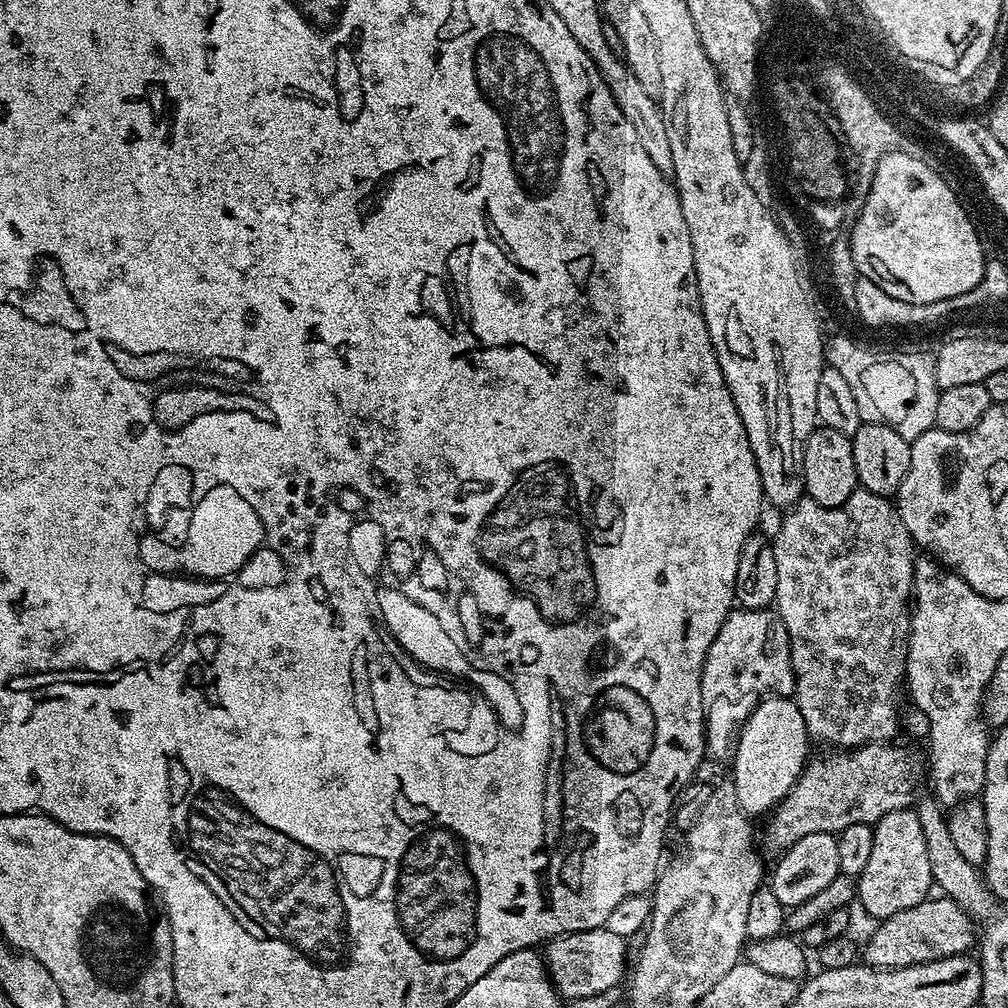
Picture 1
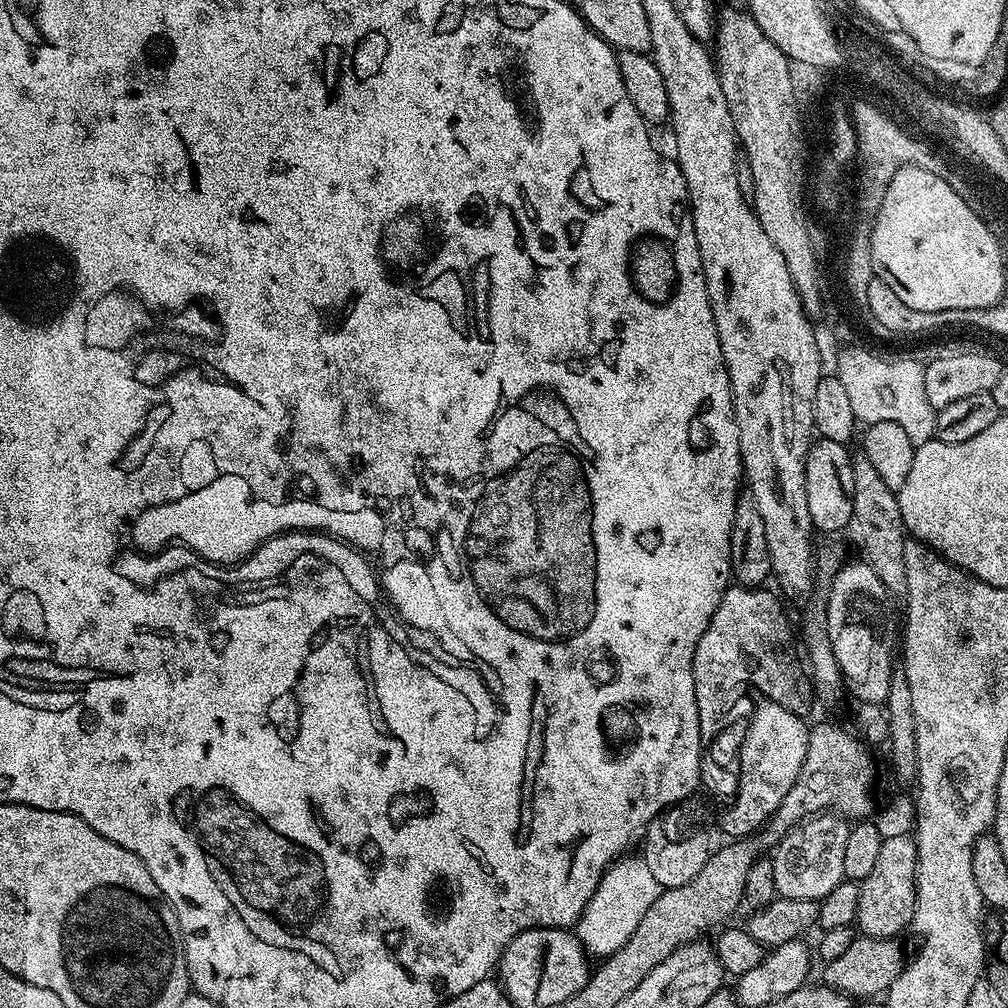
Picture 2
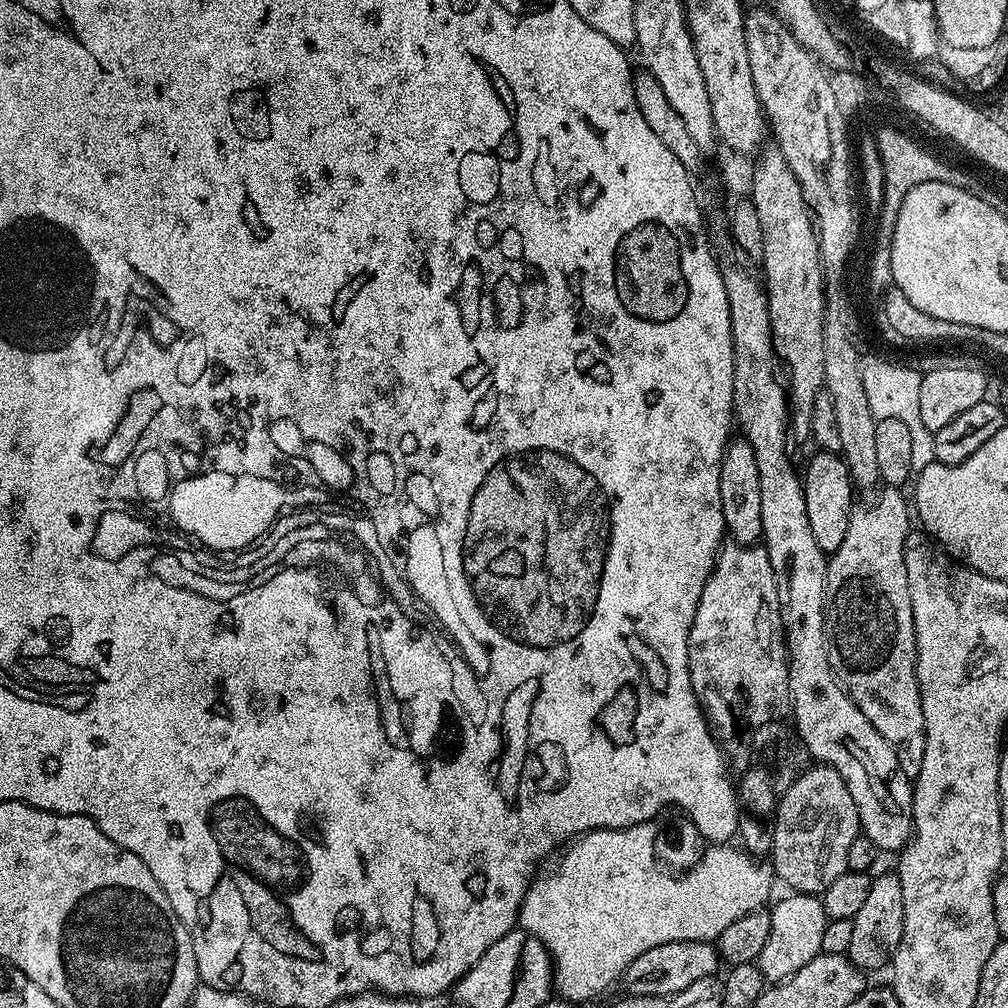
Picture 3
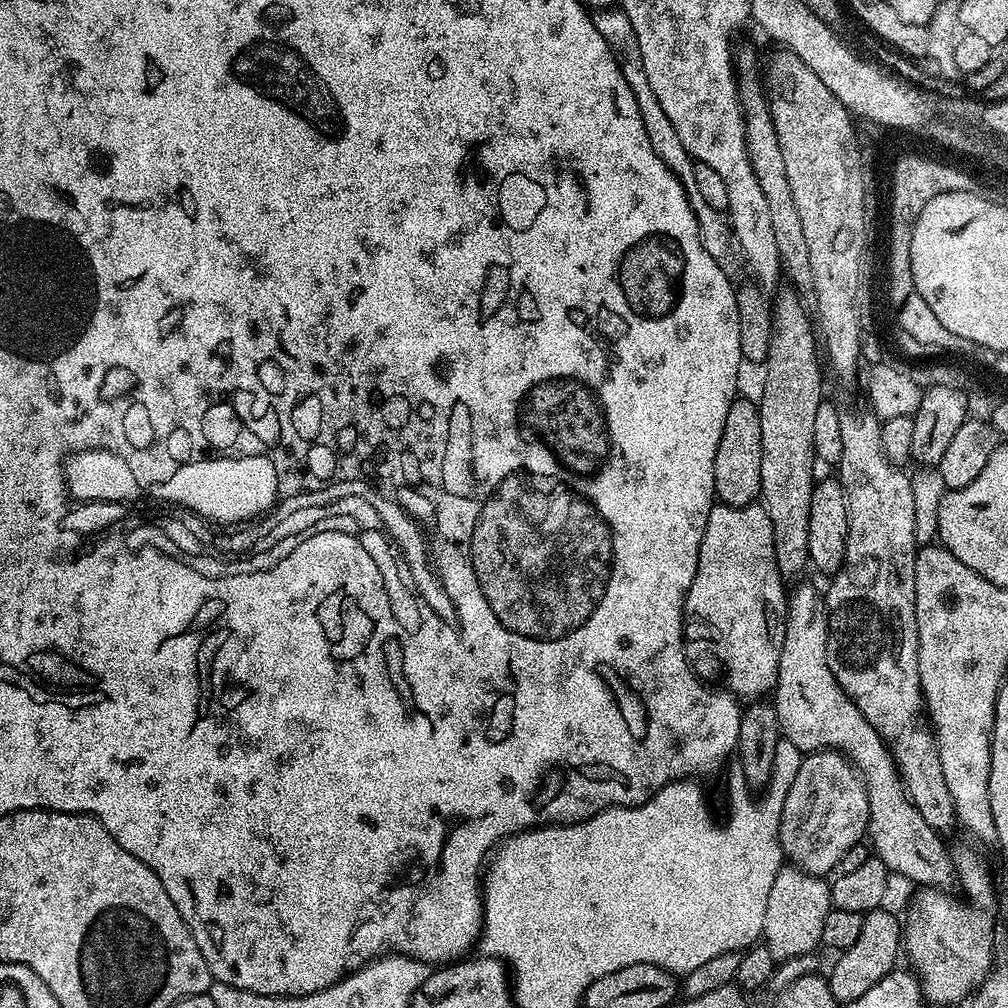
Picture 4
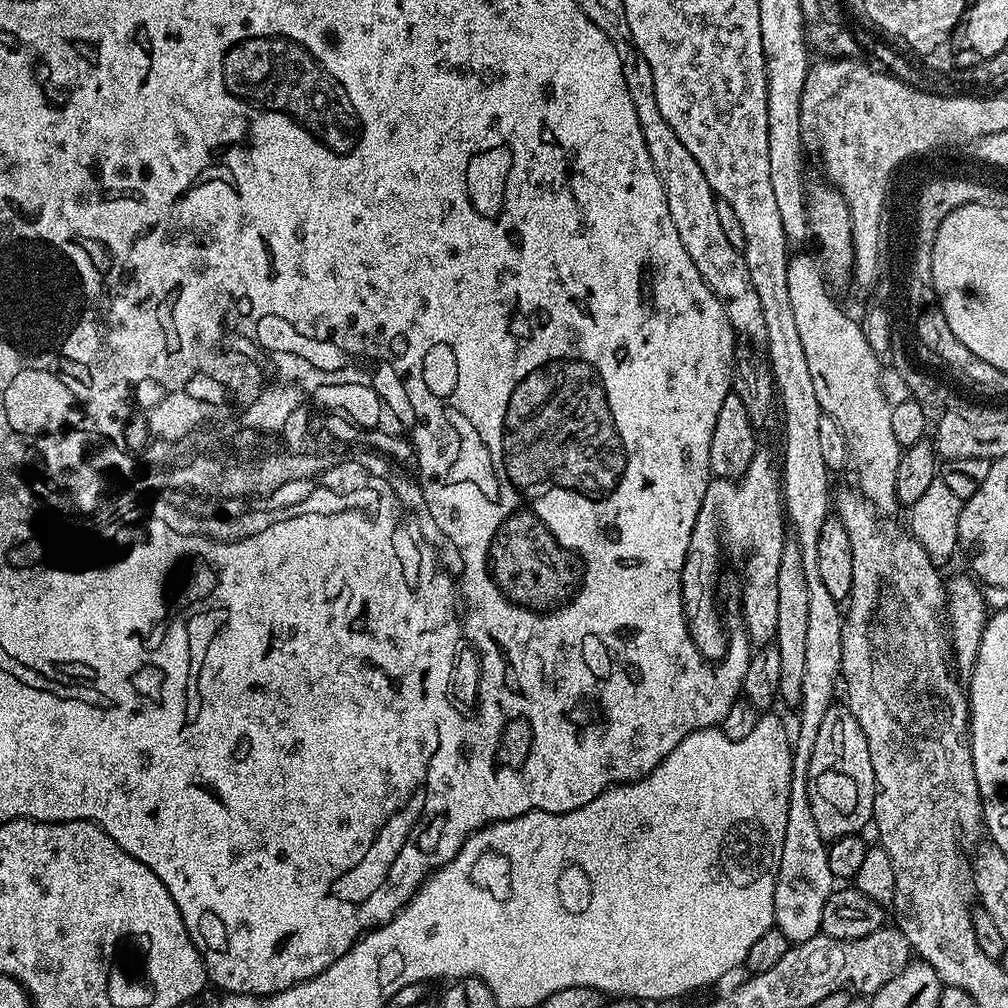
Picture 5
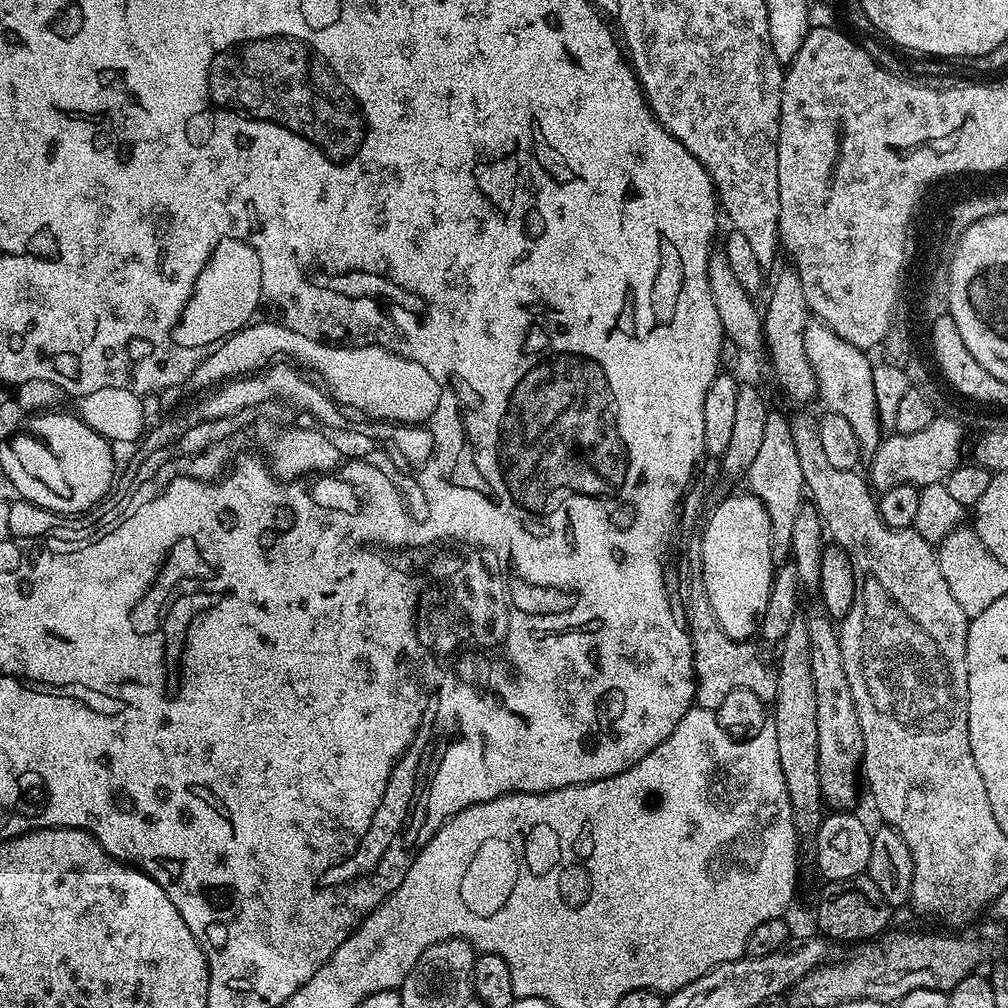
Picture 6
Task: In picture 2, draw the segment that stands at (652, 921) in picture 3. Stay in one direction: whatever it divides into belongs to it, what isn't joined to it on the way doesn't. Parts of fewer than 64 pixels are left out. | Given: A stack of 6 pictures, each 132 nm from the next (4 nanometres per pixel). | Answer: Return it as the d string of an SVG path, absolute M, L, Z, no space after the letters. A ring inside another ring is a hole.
M628 854L611 864L604 872L596 893L590 898L586 910L574 926L577 938L584 944L585 952L596 958L607 958L614 954L638 930L638 922L642 922L642 914L654 906L662 891L660 883L650 874L646 862L639 855Z

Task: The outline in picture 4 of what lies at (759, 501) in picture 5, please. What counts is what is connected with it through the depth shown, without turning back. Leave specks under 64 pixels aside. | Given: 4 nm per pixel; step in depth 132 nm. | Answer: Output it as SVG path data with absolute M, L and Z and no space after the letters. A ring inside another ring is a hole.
M719 502L713 503L710 518L706 518L706 534L702 534L702 546L698 550L698 570L694 574L694 582L690 582L690 590L684 596L684 653L692 671L705 682L716 682L716 679L721 676L724 679L723 687L741 701L755 702L767 697L775 689L778 678L778 662L782 654L788 598L786 582L780 577L778 562L774 554L774 526L770 526L770 514L766 514L763 503L747 504L741 508Z

